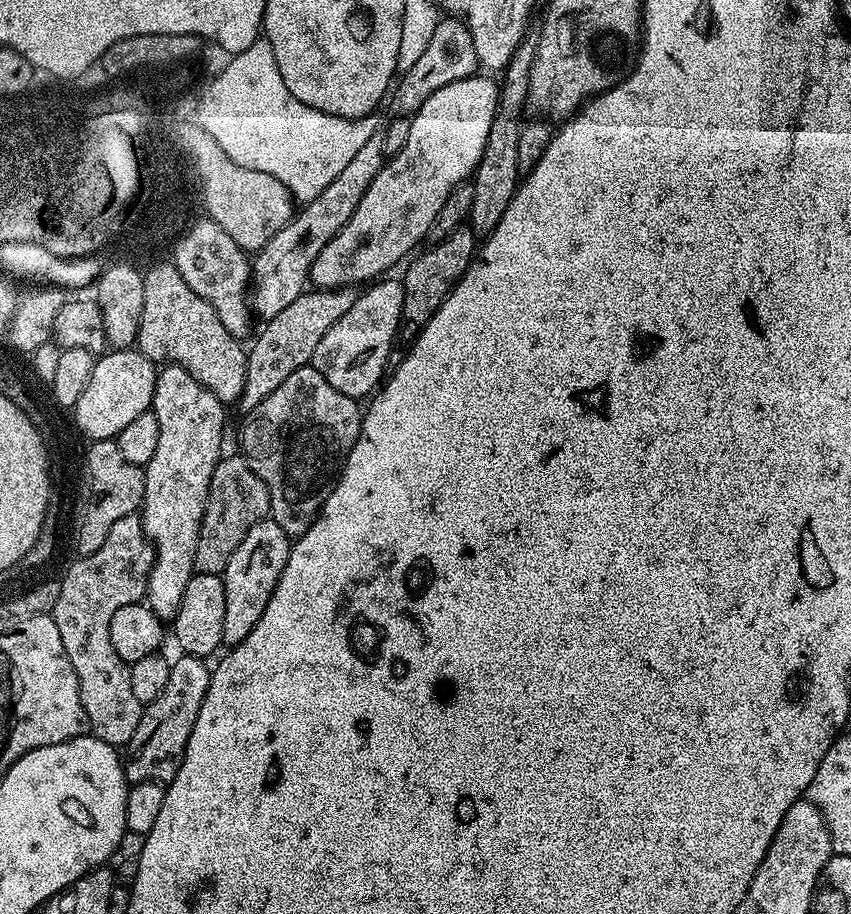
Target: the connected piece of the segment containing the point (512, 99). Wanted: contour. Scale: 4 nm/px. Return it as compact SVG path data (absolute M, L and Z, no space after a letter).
M525 35L514 50L510 62L502 70L504 80L499 81L500 101L494 114L494 126L490 126L490 138L486 138L482 158L470 177L470 183L474 186L474 206L470 206L467 223L480 238L487 238L494 230L494 226L502 222L506 206L510 206L510 202L516 196L516 189L520 187L522 179L522 173L518 170L518 138L522 127L520 115L526 112L530 66L534 62L535 53L536 36Z

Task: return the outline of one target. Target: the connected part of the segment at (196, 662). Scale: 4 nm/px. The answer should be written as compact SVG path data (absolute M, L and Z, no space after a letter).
M180 654L177 657L171 661L170 678L162 694L158 694L154 702L143 705L138 730L134 730L134 738L130 738L123 753L124 778L129 785L153 780L166 786L178 774L178 766L182 766L184 751L190 742L194 722L198 722L198 710L202 710L202 698L206 698L212 674L209 665L204 665L207 663L199 656Z

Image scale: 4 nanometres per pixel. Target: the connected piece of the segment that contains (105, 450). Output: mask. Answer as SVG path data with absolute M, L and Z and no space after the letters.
M94 440L87 447L84 454L82 453L87 493L77 548L80 556L89 556L94 554L94 550L99 550L102 542L106 542L106 534L110 534L110 529L114 527L114 522L118 522L118 518L139 513L146 490L144 469L134 466L134 462L126 462L126 458L119 453L115 440Z

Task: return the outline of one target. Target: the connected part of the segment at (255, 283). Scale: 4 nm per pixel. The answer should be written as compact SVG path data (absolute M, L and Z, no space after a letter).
M383 131L373 132L370 139L358 150L358 154L350 158L342 174L338 174L338 178L334 178L334 182L330 182L330 186L326 186L326 190L322 190L318 198L307 201L301 207L304 209L301 212L299 209L291 222L282 226L282 230L278 230L278 234L274 234L274 238L270 238L270 242L266 242L266 246L262 246L251 257L250 307L259 319L261 316L261 321L273 320L278 314L282 314L282 310L286 310L286 306L290 306L290 302L294 302L294 298L306 291L314 258L318 258L318 254L322 254L322 246L326 246L326 242L333 240L338 230L342 230L342 226L350 222L350 214L358 210L362 194L366 194L378 170L385 166L383 136Z

